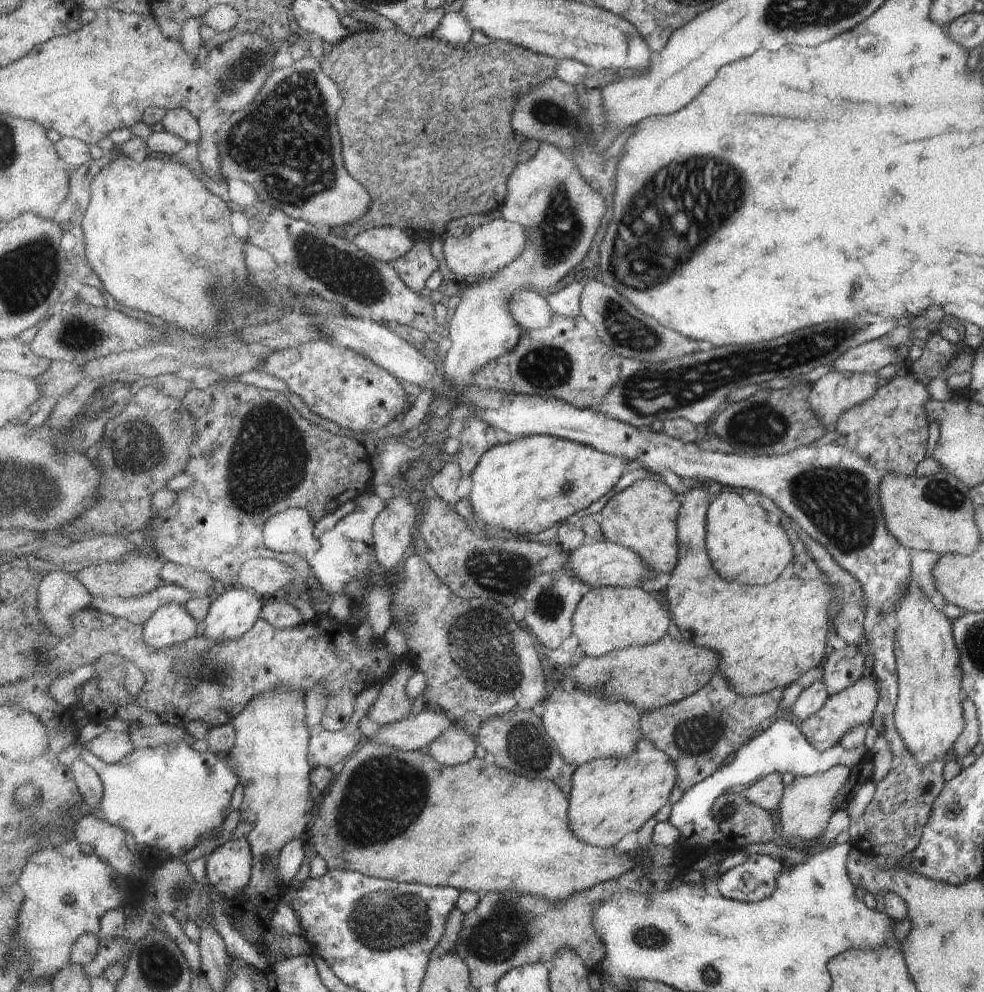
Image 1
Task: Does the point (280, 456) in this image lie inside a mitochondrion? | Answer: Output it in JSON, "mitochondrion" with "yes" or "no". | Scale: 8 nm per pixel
{"mitochondrion":"yes"}

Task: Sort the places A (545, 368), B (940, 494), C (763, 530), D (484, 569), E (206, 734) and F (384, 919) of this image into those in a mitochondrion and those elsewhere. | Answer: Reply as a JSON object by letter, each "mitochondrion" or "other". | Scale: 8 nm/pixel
{"A":"mitochondrion","B":"mitochondrion","C":"other","D":"mitochondrion","E":"other","F":"mitochondrion"}

